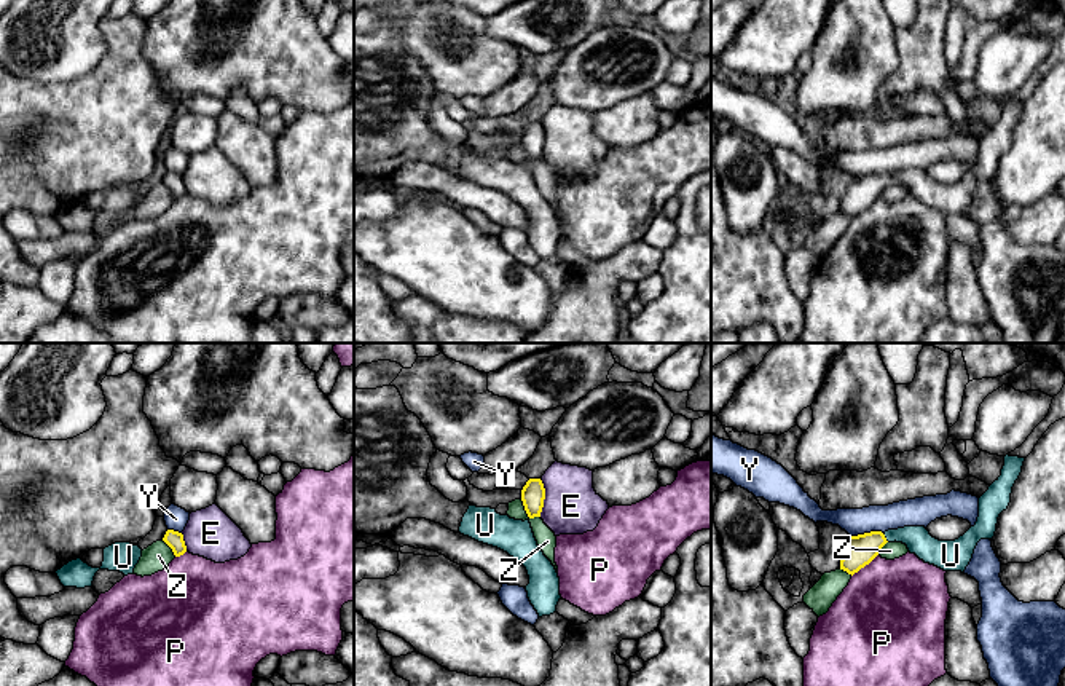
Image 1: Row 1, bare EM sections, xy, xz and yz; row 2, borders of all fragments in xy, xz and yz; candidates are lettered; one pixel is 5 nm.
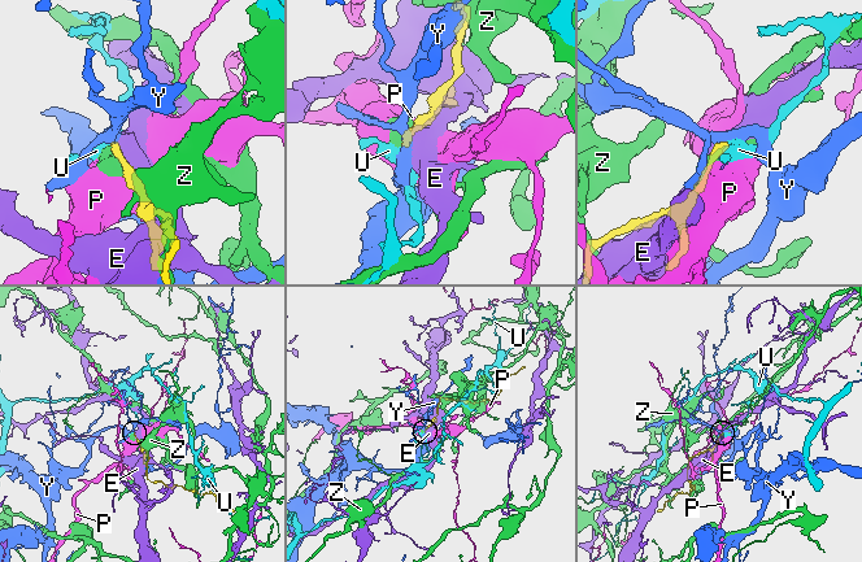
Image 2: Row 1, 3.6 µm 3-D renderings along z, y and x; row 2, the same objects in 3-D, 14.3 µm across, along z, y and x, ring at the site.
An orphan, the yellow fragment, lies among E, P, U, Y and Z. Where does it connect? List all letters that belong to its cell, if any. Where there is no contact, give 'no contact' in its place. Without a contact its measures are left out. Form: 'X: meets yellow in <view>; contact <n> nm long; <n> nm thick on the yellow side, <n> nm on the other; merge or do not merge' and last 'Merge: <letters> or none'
E: meets yellow in xz; contact 190 nm long; 120 nm thick on the yellow side, 280 nm on the other; do not merge
P: meets yellow in yz; contact 180 nm long; 150 nm thick on the yellow side, 480 nm on the other; do not merge
U: meets yellow in yz; contact 60 nm long; 150 nm thick on the yellow side, 140 nm on the other; merge
Y: meets yellow in yz; contact 170 nm long; 150 nm thick on the yellow side, 140 nm on the other; do not merge
Z: meets yellow in xz; contact 140 nm long; 120 nm thick on the yellow side, 100 nm on the other; do not merge
Merge: U

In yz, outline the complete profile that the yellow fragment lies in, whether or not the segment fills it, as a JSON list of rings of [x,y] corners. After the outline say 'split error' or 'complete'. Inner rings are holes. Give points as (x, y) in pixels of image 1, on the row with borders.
[[[1004,456],[1001,475],[979,498],[979,517],[963,536],[955,541],[939,541],[925,526],[904,526],[898,530],[870,531],[850,536],[840,560],[840,570],[858,573],[869,565],[886,542],[902,542],[910,554],[925,563],[944,571],[965,571],[981,539],[993,539],[998,517],[1008,509],[1016,480],[1022,472],[1025,458]]]; split error

